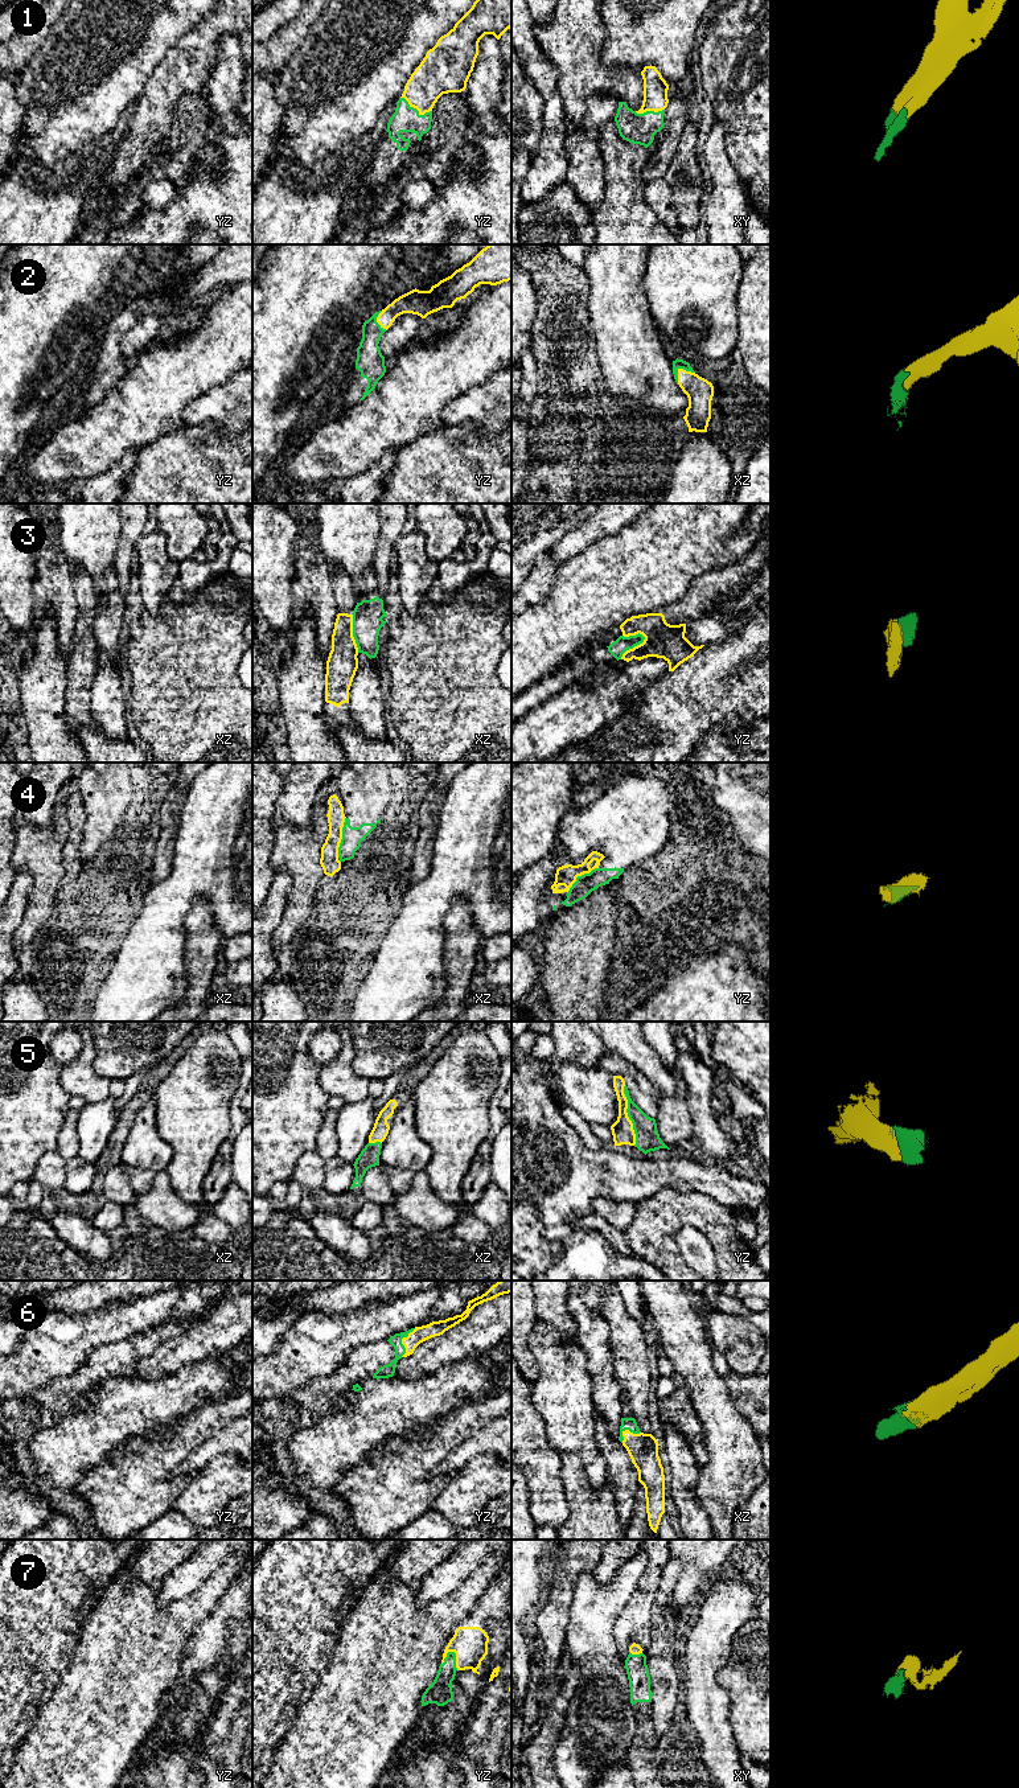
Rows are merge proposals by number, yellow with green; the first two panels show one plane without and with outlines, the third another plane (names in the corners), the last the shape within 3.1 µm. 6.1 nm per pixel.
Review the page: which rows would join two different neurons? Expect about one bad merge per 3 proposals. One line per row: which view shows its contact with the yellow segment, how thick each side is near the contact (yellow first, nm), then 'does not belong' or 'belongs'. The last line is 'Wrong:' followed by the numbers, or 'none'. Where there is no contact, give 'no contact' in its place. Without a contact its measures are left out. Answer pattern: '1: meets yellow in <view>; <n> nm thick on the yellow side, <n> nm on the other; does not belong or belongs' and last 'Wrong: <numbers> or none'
1: meets yellow in yz; 240 nm thick on the yellow side, 160 nm on the other; belongs
2: meets yellow in xz; 160 nm thick on the yellow side, 60 nm on the other; belongs
3: meets yellow in yz; 220 nm thick on the yellow side, 100 nm on the other; does not belong
4: meets yellow in xz; 120 nm thick on the yellow side, 130 nm on the other; does not belong
5: meets yellow in yz; 130 nm thick on the yellow side, 150 nm on the other; belongs
6: meets yellow in yz; 100 nm thick on the yellow side, 80 nm on the other; belongs
7: meets yellow in yz; 200 nm thick on the yellow side, 150 nm on the other; belongs
Wrong: 3, 4

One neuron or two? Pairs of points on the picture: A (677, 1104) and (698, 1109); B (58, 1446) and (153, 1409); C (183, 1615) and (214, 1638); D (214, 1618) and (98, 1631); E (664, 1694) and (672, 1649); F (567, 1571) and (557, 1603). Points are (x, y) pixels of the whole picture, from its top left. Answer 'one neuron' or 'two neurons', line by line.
A: two neurons
B: one neuron
C: two neurons
D: two neurons
E: one neuron
F: one neuron

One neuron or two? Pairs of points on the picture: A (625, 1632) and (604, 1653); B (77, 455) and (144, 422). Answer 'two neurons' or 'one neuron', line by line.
A: two neurons
B: one neuron

